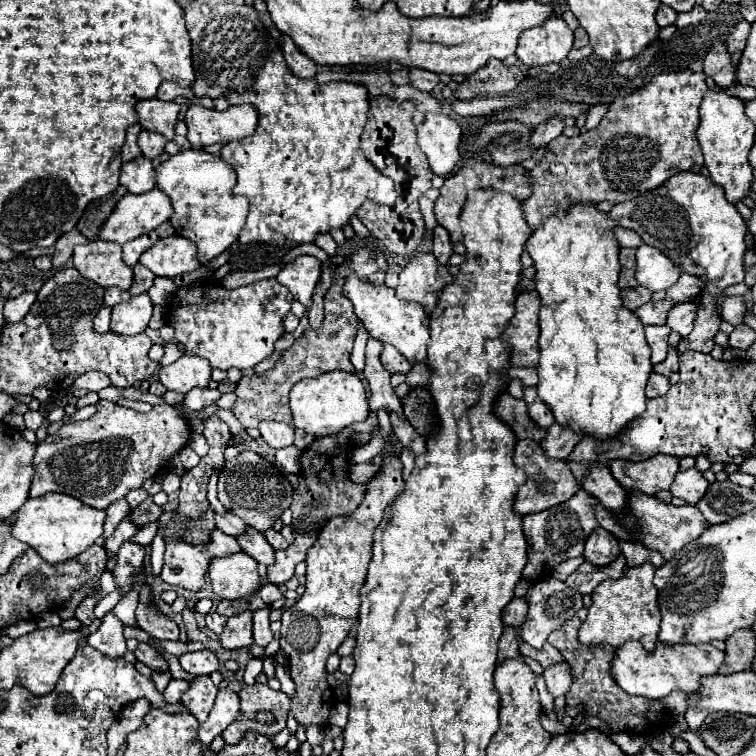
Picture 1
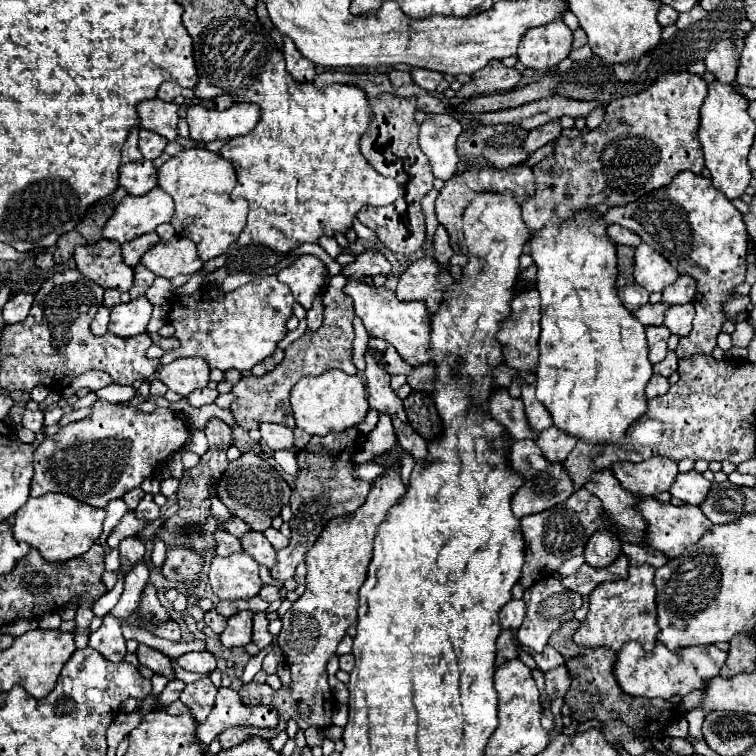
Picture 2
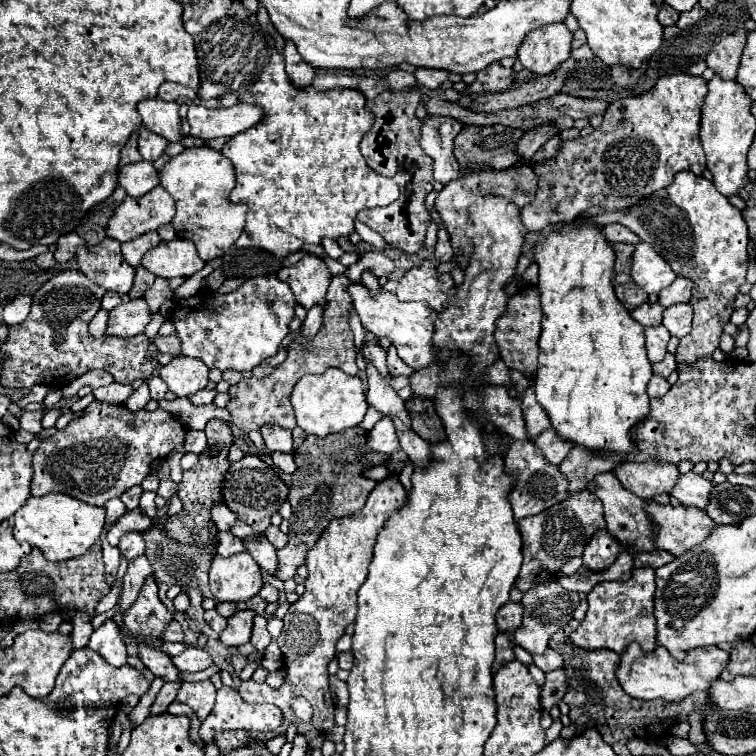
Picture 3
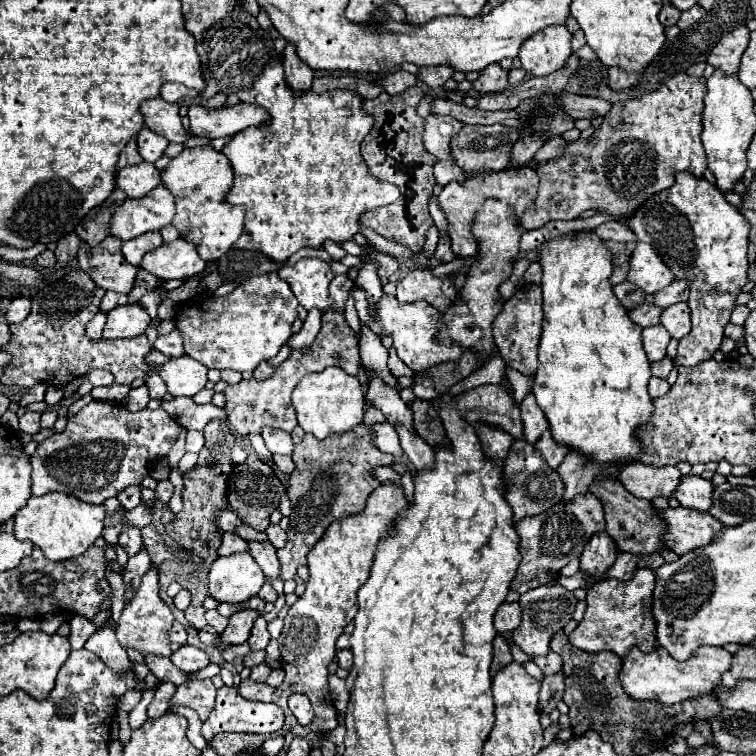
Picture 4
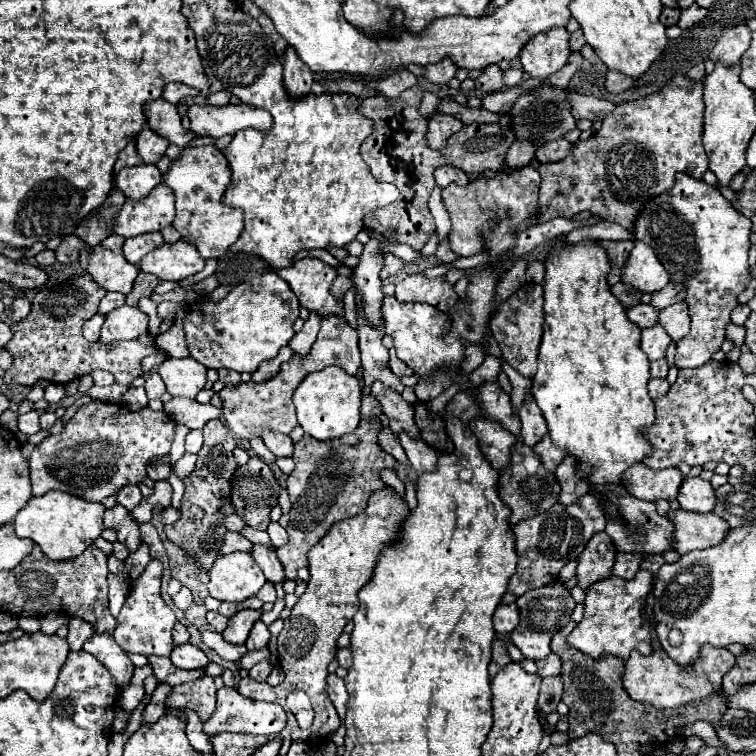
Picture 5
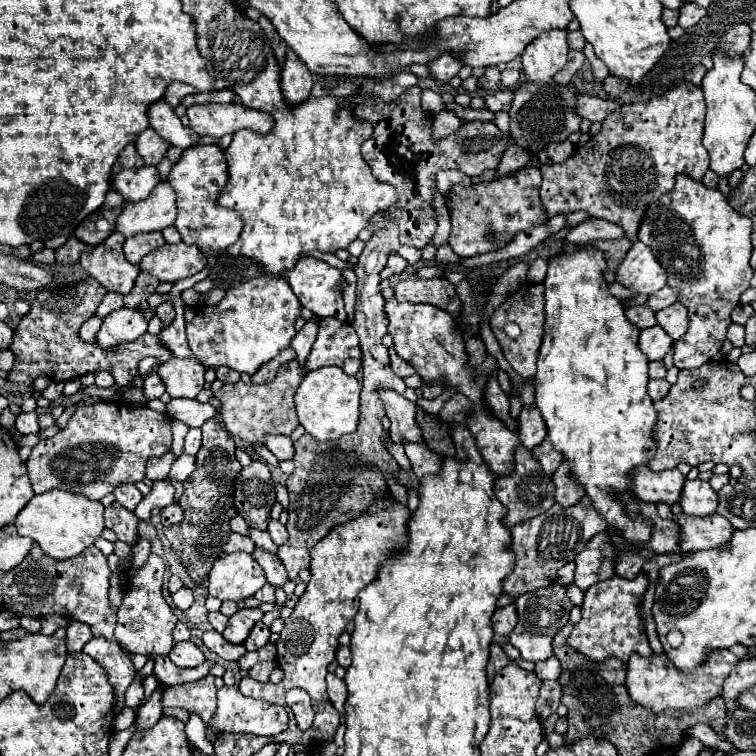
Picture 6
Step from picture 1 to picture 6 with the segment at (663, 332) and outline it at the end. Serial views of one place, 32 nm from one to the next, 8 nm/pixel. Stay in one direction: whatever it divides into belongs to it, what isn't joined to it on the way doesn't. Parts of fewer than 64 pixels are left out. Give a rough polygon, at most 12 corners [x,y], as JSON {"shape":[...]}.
{"shape":[[658,324],[640,332],[640,350],[662,360],[672,338]]}

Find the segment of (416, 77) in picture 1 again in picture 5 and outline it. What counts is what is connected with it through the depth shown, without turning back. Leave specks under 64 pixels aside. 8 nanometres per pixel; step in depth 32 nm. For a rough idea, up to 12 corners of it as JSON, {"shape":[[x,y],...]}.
{"shape":[[446,58],[424,66],[424,78],[432,84],[446,84],[456,66]]}

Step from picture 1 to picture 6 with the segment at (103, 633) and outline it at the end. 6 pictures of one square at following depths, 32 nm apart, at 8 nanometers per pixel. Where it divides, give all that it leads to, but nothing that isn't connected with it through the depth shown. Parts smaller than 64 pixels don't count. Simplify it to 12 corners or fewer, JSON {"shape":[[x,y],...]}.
{"shape":[[94,636],[84,646],[108,672],[116,694],[114,712],[136,676],[118,644]]}

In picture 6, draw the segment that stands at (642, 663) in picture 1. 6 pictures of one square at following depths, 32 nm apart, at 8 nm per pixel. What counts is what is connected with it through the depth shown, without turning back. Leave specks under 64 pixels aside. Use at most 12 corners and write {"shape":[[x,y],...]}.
{"shape":[[716,650],[686,674],[666,654],[626,664],[634,702],[662,712],[704,706],[736,668]]}

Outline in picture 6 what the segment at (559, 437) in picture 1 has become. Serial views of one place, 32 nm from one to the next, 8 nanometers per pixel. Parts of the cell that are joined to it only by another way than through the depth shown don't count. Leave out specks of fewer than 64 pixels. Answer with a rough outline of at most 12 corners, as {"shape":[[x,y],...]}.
{"shape":[[548,438],[532,448],[548,476],[556,472],[562,458]]}

